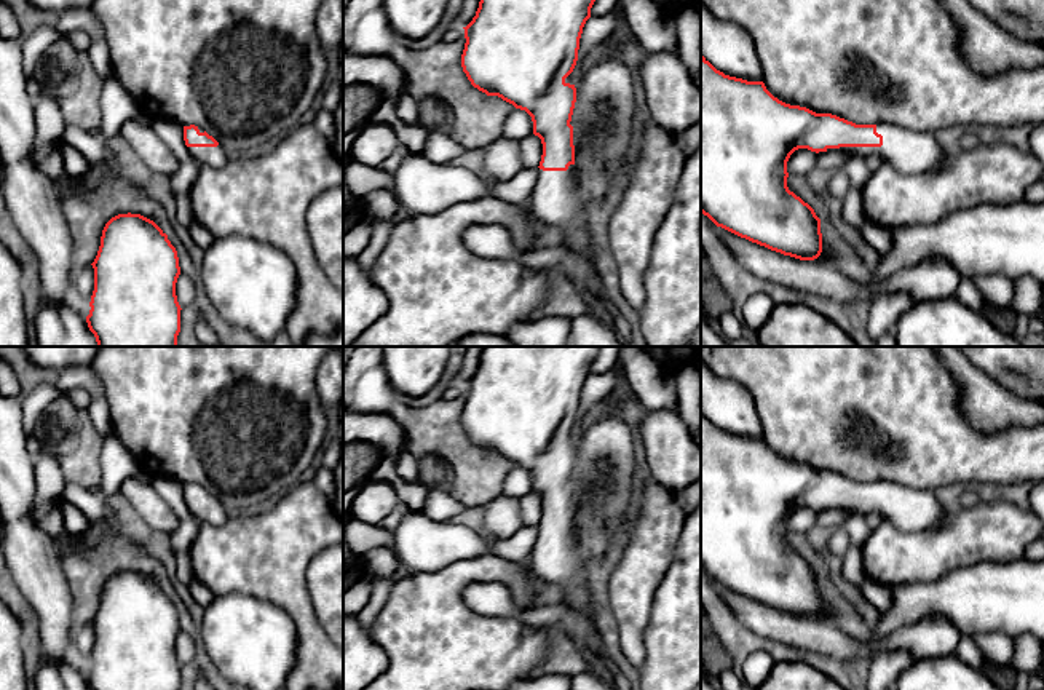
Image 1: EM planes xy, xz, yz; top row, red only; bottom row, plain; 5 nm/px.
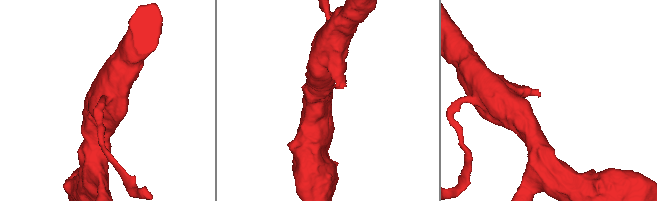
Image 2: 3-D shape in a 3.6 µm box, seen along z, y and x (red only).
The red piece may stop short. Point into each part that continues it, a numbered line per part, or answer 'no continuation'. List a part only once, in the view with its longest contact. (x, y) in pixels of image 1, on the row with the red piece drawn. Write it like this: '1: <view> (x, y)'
1: yz (905, 150)

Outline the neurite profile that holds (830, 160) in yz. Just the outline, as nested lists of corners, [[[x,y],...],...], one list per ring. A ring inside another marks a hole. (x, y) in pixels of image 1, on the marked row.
[[[819,152],[817,168],[825,168],[828,171],[843,169],[843,166],[856,157],[843,152]]]

